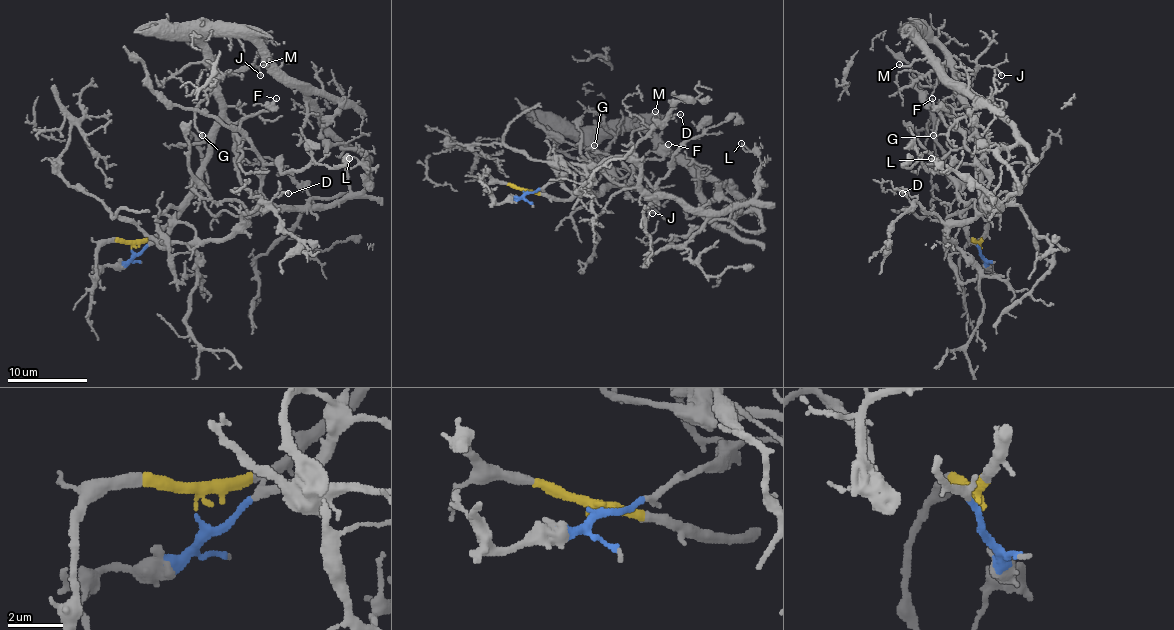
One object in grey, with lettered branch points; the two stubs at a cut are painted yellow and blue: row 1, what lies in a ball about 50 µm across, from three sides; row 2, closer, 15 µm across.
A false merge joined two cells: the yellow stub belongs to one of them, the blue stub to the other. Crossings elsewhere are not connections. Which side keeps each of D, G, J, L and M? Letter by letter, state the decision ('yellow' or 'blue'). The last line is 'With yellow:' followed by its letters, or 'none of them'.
D: blue
G: yellow
J: yellow
L: blue
M: yellow
With yellow: G, J, M

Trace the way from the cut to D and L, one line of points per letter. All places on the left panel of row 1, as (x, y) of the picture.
D: (130, 250), (140, 254), (179, 222), (187, 222), (201, 240), (223, 240), (243, 214), (285, 192), (289, 194)
L: (130, 250), (140, 254), (179, 222), (201, 240), (231, 238), (261, 208), (355, 198), (369, 170), (349, 158)

